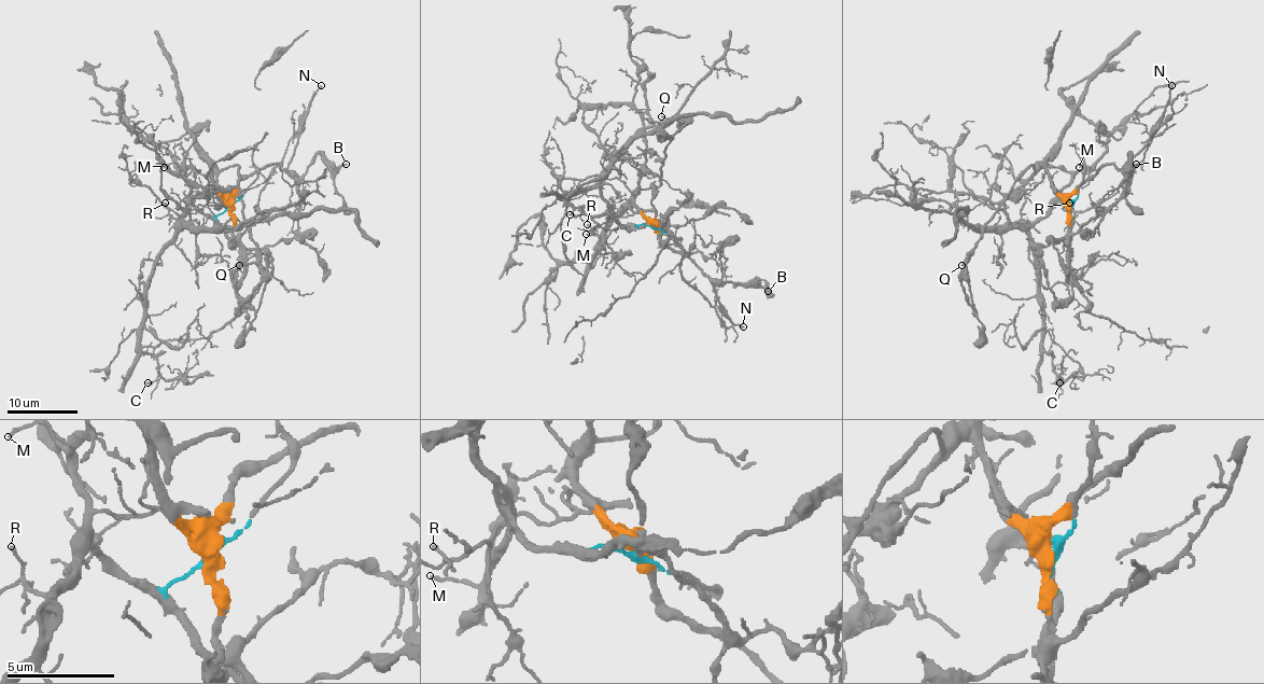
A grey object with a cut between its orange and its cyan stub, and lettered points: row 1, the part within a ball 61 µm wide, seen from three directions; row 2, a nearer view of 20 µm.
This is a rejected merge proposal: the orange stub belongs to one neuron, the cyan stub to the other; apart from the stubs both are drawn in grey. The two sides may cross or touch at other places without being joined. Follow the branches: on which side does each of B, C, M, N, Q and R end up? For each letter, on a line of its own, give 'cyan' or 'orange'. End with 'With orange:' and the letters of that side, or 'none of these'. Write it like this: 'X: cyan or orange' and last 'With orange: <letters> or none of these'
B: orange
C: cyan
M: cyan
N: orange
Q: orange
R: cyan
With orange: B, N, Q

